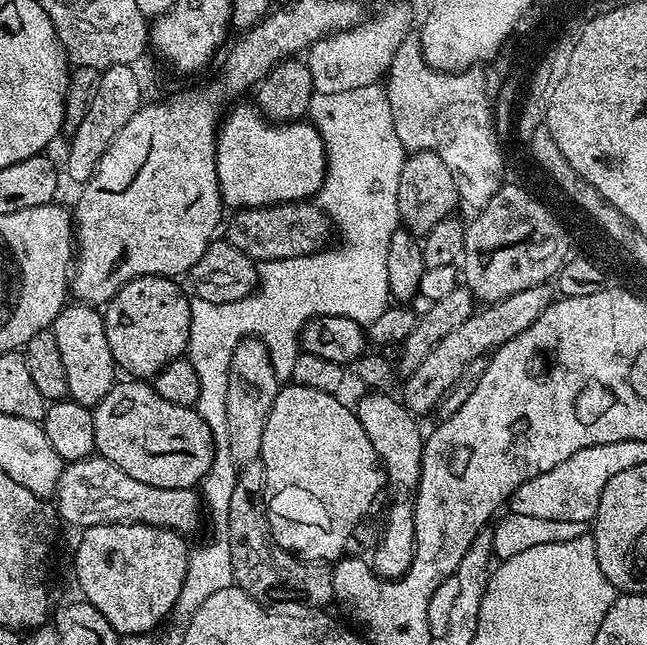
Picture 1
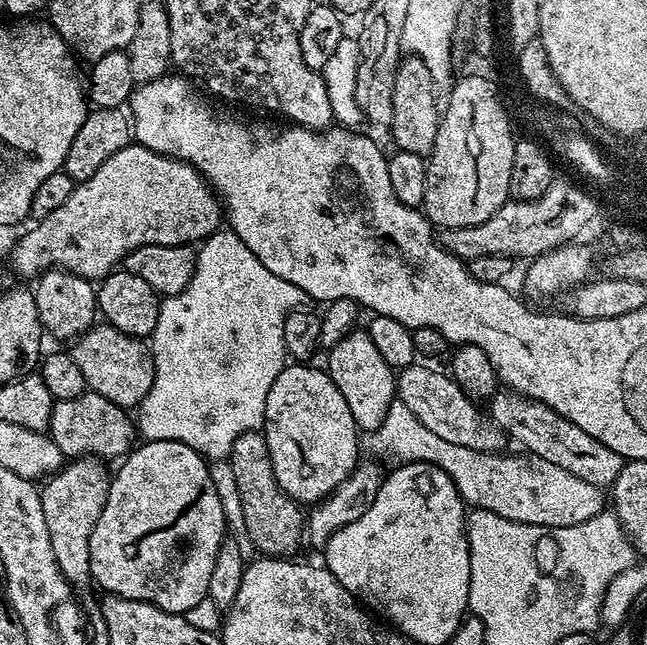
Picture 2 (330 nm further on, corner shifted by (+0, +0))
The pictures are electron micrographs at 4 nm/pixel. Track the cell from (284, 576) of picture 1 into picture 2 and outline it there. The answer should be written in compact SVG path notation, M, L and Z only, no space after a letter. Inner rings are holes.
M263 431L238 434L238 438L234 438L230 463L232 476L236 479L240 512L244 515L244 528L253 546L260 551L257 553L268 558L295 557L295 552L300 548L300 539L302 542L306 536L306 516L301 505L286 495L282 486L278 486Z

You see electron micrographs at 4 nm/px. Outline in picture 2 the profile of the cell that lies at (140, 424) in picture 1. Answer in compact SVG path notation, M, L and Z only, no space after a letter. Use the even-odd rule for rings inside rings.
M85 391L78 398L66 398L53 403L52 417L47 433L52 441L58 446L58 450L65 458L103 458L105 461L112 462L112 459L123 458L132 451L138 440L138 428L125 409L119 408L110 398L102 398L102 394L97 392Z

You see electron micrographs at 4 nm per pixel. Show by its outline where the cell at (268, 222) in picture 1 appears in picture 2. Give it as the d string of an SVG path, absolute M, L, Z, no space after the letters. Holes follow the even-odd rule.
M554 182L546 190L546 194L538 198L509 199L508 203L494 210L494 214L490 214L486 222L478 222L478 226L445 228L439 233L438 239L445 250L465 262L483 258L486 254L498 254L509 258L517 258L516 256L535 258L580 238L576 236L585 234L593 213L593 204L589 203L589 199L574 183Z

